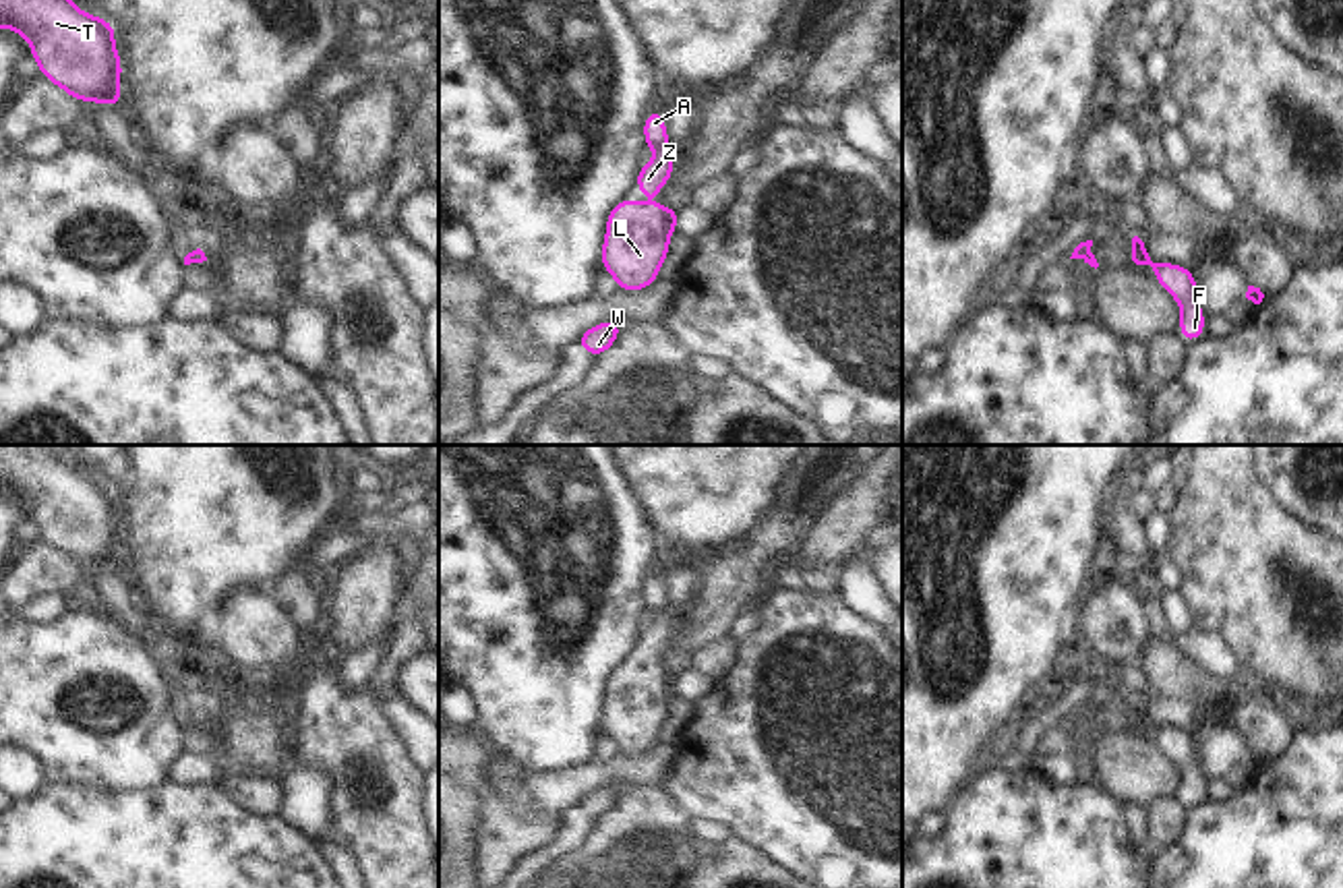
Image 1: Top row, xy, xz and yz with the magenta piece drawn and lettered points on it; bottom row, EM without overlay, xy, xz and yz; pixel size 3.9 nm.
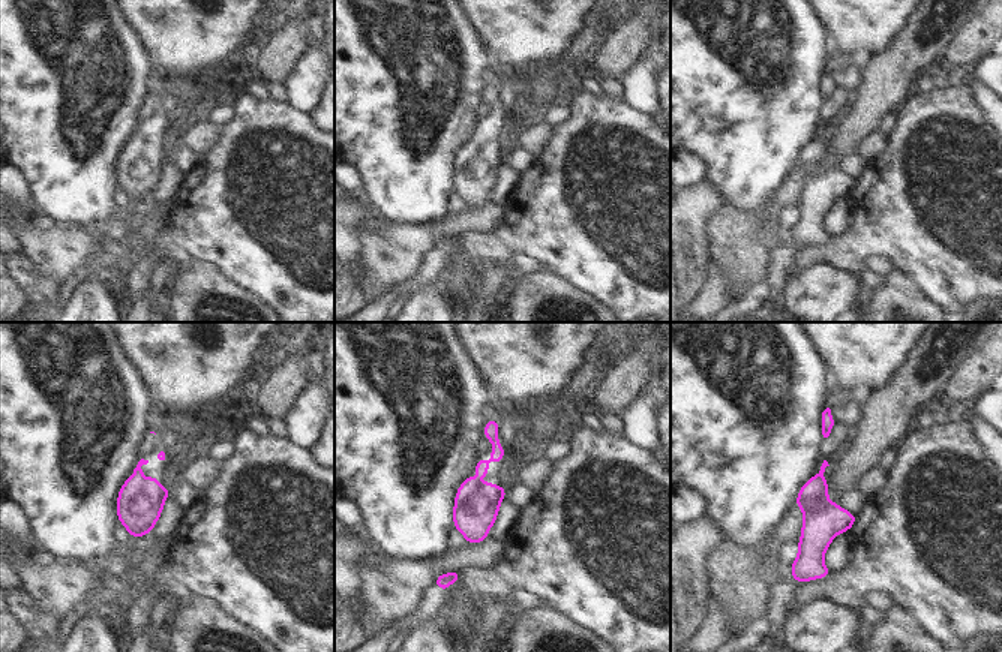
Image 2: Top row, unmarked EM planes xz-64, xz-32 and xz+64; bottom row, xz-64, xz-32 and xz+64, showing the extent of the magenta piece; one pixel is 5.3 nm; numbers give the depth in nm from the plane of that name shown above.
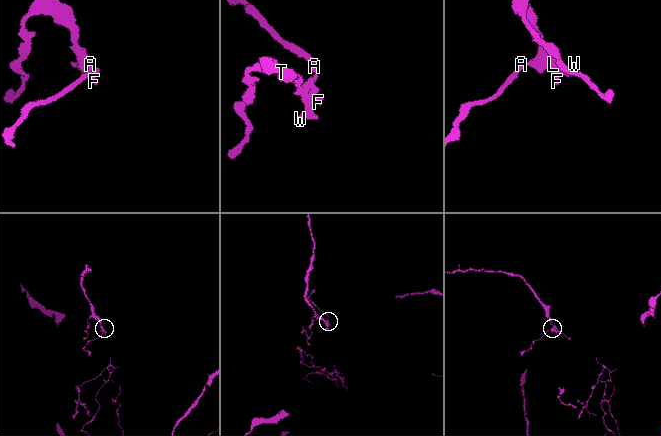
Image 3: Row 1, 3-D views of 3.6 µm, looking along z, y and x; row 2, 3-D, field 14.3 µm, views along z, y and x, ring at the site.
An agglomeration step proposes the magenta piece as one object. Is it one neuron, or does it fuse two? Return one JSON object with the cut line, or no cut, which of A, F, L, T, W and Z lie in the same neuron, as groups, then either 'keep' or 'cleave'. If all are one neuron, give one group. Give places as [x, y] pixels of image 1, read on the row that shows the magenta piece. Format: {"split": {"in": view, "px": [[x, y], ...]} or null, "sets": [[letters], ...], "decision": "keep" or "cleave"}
{"split": null, "sets": [["A", "F", "L", "T", "W", "Z"]], "decision": "keep"}

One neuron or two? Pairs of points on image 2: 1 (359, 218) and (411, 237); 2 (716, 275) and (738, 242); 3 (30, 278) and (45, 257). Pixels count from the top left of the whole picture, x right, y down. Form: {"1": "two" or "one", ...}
{"1": "two", "2": "two", "3": "two"}

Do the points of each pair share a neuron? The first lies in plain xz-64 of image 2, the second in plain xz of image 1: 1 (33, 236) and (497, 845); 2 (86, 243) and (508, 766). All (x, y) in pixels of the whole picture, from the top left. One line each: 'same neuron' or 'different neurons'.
1: same neuron
2: different neurons

